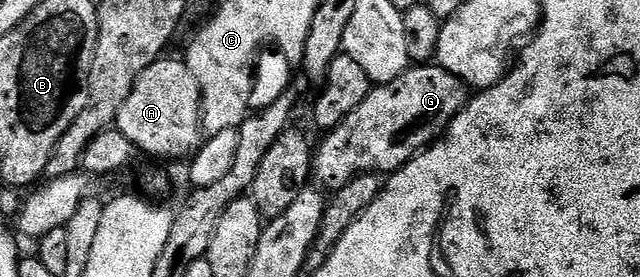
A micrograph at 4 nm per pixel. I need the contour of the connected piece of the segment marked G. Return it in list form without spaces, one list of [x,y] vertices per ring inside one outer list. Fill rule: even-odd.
[[[412,65],[394,81],[373,86],[366,101],[347,115],[337,127],[331,128],[328,135],[315,148],[312,160],[312,175],[315,182],[325,192],[341,191],[358,173],[391,173],[407,165],[417,153],[432,146],[452,124],[452,118],[462,110],[470,98],[469,88],[463,79],[454,77],[439,65]]]

